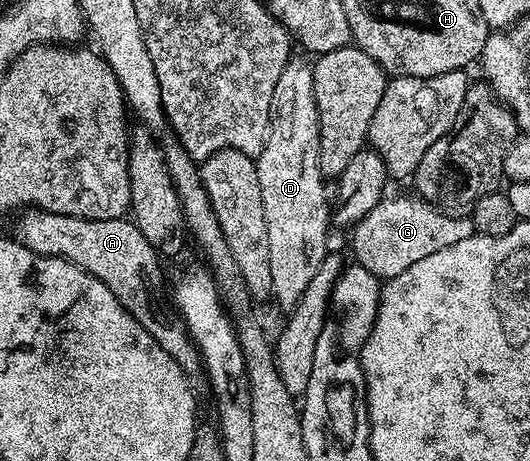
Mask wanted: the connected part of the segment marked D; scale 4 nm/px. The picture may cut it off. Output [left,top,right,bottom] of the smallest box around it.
[256,57,331,312]

